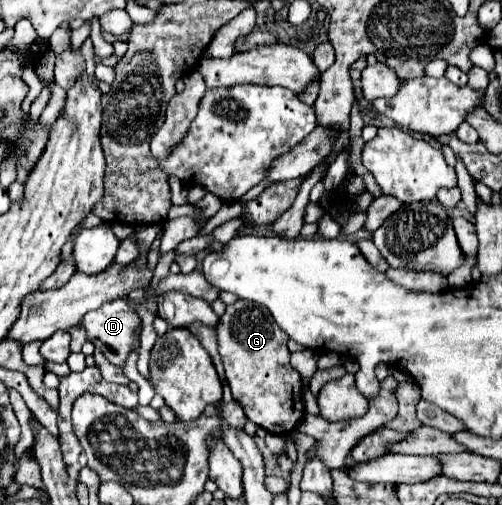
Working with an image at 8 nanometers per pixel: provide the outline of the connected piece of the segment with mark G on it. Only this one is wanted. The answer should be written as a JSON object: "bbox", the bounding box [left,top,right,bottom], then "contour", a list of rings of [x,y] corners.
{"bbox":[217,301,305,435],"contour":[[[237,301],[227,307],[217,325],[219,353],[223,357],[227,383],[247,419],[273,435],[291,433],[305,415],[301,375],[289,365],[287,335],[275,327],[275,319],[259,303]]]}

